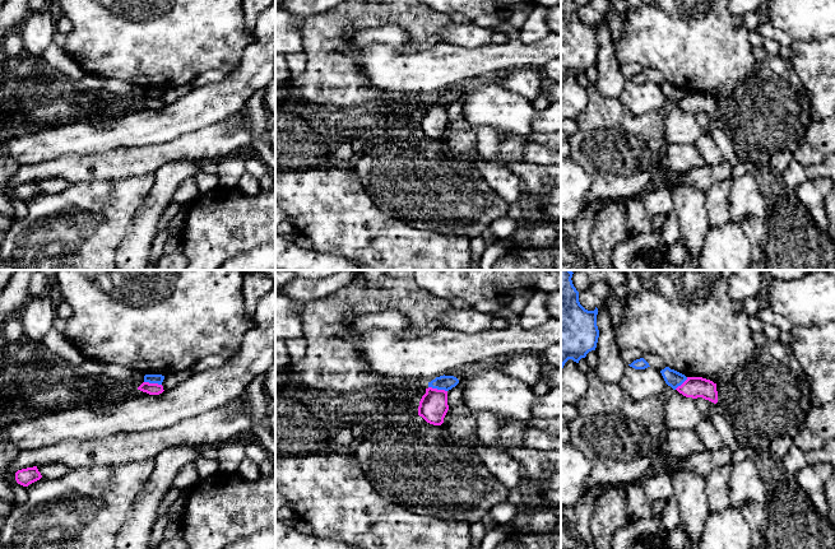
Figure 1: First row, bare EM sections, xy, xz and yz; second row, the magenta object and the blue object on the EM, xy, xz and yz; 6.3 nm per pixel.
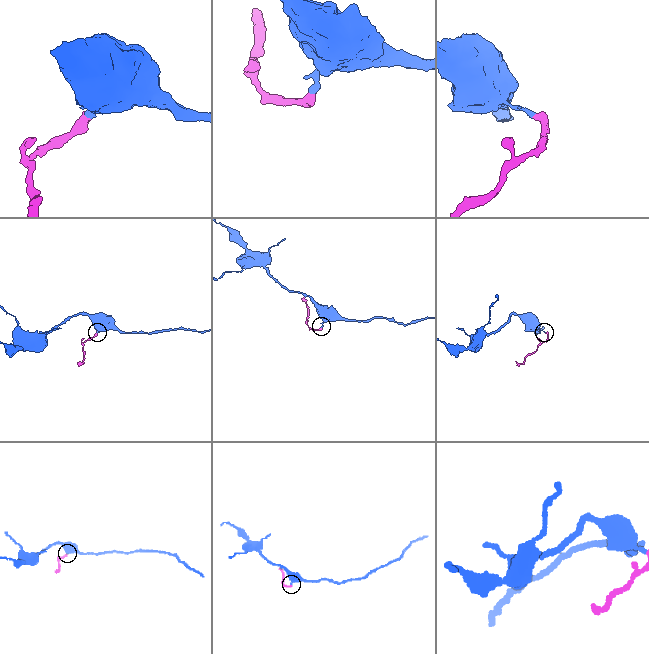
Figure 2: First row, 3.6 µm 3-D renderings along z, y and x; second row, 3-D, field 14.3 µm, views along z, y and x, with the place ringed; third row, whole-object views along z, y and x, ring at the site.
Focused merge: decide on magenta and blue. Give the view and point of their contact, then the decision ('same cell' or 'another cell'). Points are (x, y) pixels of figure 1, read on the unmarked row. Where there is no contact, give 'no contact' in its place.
xz (436, 103) | another cell

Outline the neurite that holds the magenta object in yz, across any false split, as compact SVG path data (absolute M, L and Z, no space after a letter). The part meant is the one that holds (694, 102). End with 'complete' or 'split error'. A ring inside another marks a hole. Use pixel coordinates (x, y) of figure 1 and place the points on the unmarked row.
M687 92L676 104L686 112L702 112L714 118L718 117L716 98L702 92Z; complete

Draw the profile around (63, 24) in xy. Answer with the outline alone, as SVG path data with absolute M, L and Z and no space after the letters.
M59 14L55 17L55 22L56 22L56 31L61 32L65 36L70 33L71 23L66 17Z

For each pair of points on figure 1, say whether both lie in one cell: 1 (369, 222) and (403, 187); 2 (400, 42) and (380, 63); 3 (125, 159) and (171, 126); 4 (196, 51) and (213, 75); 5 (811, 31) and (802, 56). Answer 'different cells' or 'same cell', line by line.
1: different cells
2: different cells
3: different cells
4: different cells
5: different cells

